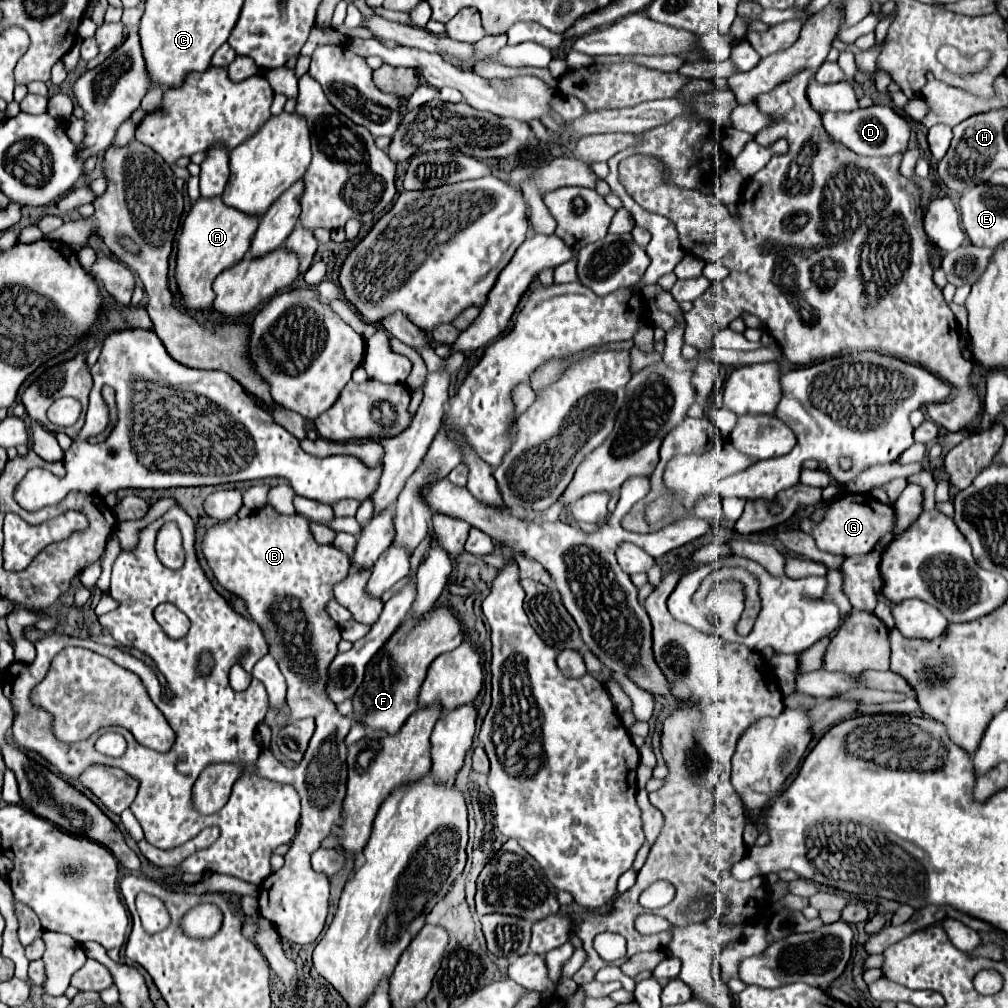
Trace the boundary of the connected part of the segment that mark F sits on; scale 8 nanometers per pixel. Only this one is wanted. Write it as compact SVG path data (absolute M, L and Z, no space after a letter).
M446 606L434 608L424 620L410 616L386 642L386 646L372 658L366 668L364 682L352 696L352 720L372 730L384 730L396 734L412 712L416 712L416 698L426 678L428 666L444 652L458 648L464 640L462 626L454 612Z

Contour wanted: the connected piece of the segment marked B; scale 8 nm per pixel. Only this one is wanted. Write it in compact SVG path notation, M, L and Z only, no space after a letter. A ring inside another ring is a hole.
M264 506L260 510L254 510L248 518L232 518L226 522L218 522L212 528L208 528L206 538L202 542L202 550L206 556L208 566L212 568L216 580L230 592L238 594L250 612L254 620L260 624L264 638L270 646L270 654L276 658L286 684L288 684L288 721L293 718L306 718L312 716L316 720L316 730L310 740L310 746L302 758L302 762L294 767L288 767L278 761L267 748L261 751L256 760L256 774L268 780L278 780L280 783L292 784L300 798L302 798L302 814L300 814L300 826L298 834L292 840L290 850L284 854L286 864L268 876L266 890L260 892L260 914L272 922L278 930L278 934L286 940L292 940L296 944L312 944L316 942L318 934L324 928L326 912L328 912L328 900L330 900L330 886L328 878L324 874L318 874L310 866L310 854L320 848L322 838L332 834L336 824L342 818L342 800L346 794L346 746L344 738L350 730L352 720L338 714L336 704L332 704L324 692L326 678L328 678L328 664L338 652L340 642L340 628L338 624L326 614L324 606L334 596L332 586L336 582L342 582L348 576L350 570L350 558L346 552L336 550L336 546L322 546L314 540L310 532L310 524L300 516L284 516L278 514L272 506Z

